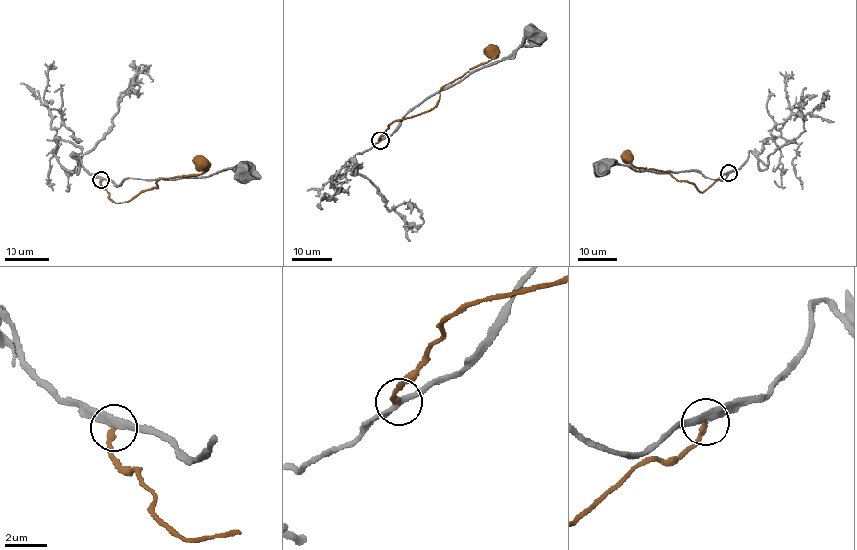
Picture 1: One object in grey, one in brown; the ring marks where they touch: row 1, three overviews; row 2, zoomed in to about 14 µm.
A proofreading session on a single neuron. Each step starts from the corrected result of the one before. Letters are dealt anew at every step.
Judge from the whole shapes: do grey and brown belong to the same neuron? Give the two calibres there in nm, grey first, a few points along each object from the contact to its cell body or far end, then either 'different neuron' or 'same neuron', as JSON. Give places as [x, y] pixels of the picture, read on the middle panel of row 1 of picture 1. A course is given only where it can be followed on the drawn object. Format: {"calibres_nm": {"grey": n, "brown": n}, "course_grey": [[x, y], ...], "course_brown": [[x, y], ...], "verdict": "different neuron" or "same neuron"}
{"calibres_nm": {"grey": 320, "brown": 280}, "course_grey": [[380, 140], [390, 135], [411, 110], [431, 96], [511, 55], [532, 30]], "course_brown": [[380, 140], [391, 123], [429, 110], [446, 84], [493, 59], [487, 52], [489, 50]], "verdict": "different neuron"}

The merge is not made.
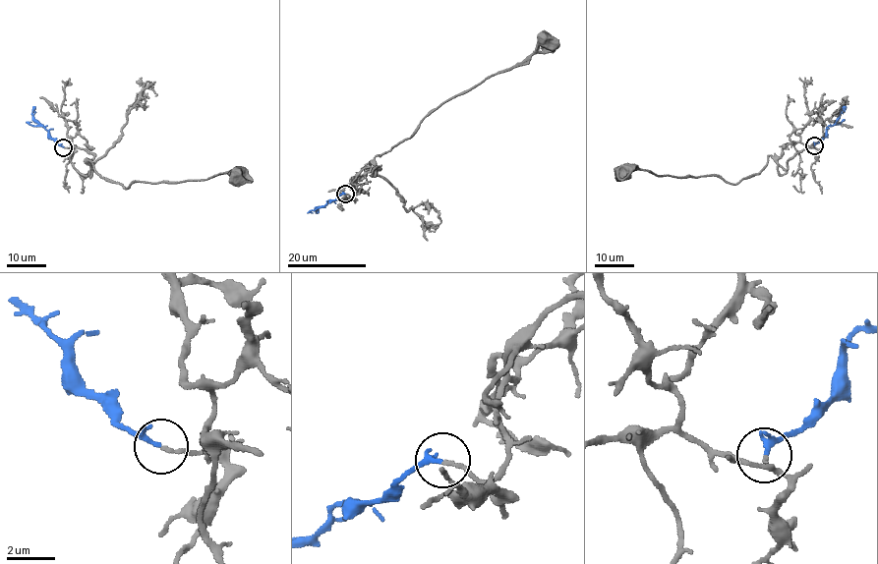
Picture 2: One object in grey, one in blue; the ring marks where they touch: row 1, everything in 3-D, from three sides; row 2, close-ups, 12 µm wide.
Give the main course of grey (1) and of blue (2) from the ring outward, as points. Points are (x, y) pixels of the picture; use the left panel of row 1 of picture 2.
1: (63, 147), (85, 148), (102, 177), (126, 189), (140, 181), (181, 183), (219, 173), (236, 178)
2: (63, 147), (57, 144), (34, 119), (32, 110), (34, 106)

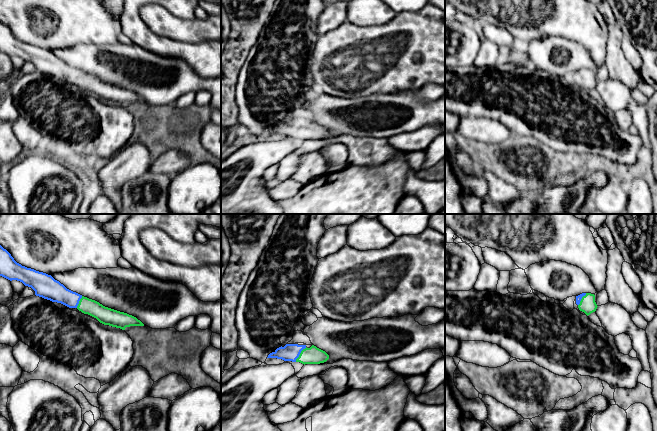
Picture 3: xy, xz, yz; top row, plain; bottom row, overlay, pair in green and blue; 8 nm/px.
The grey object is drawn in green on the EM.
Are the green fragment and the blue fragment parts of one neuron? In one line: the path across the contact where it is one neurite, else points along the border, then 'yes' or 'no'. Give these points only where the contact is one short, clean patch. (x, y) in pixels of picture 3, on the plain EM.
across xz (313, 131), (300, 130), (290, 128) | yes

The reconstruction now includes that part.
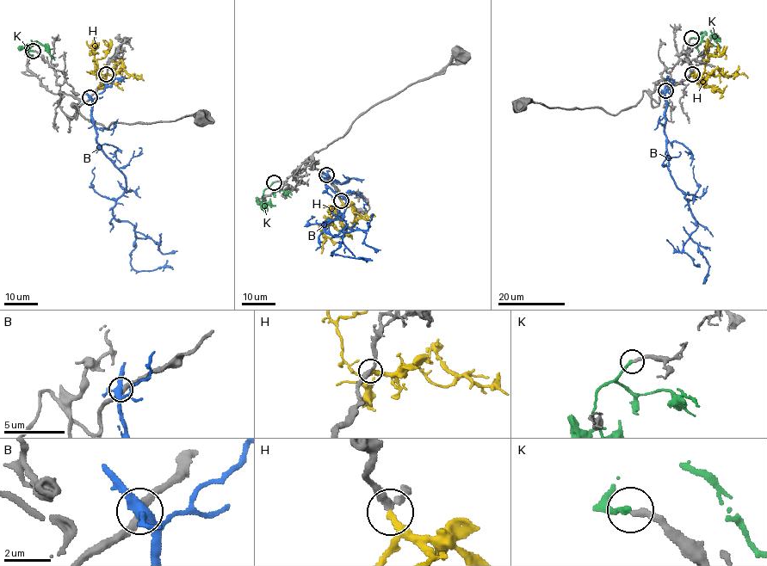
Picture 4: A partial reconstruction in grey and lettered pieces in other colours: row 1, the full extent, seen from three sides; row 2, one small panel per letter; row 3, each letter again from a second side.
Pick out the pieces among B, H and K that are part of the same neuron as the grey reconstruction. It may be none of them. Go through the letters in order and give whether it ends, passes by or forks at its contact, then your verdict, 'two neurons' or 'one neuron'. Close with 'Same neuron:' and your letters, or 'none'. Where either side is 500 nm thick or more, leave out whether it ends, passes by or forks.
B: it forks | two neurons
H: it ends | one neuron
K: it ends | two neurons
Same neuron: H

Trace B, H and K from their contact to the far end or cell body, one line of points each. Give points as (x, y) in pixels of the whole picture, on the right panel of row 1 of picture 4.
B: (665, 89), (667, 168), (675, 184), (685, 193), (696, 222), (690, 236), (708, 263), (704, 283)
H: (692, 74), (702, 76), (707, 62), (703, 60), (720, 55), (717, 44)
K: (691, 38), (720, 47), (710, 30)

